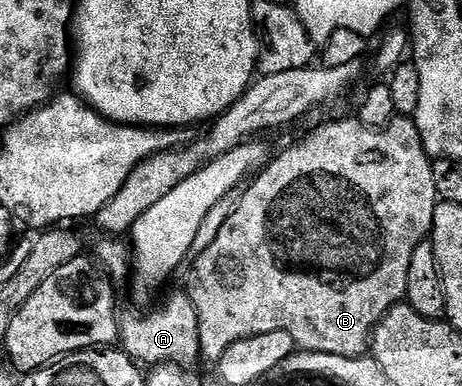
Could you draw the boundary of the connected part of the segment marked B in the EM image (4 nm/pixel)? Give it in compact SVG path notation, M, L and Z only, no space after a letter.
M395 115L394 120L383 128L369 128L356 118L330 120L327 124L312 129L299 144L286 149L273 160L274 157L249 181L250 189L239 198L238 205L230 212L230 217L219 226L214 241L202 253L199 251L193 257L194 265L193 260L189 265L190 277L187 278L184 288L192 306L196 306L202 356L210 359L210 362L217 362L224 350L228 350L228 346L256 334L272 334L272 330L292 334L295 345L303 352L340 354L344 358L367 355L372 344L374 327L386 317L390 308L406 299L408 266L412 263L412 253L434 230L434 215L440 201L436 182L432 178L432 157L424 150L413 119Z

